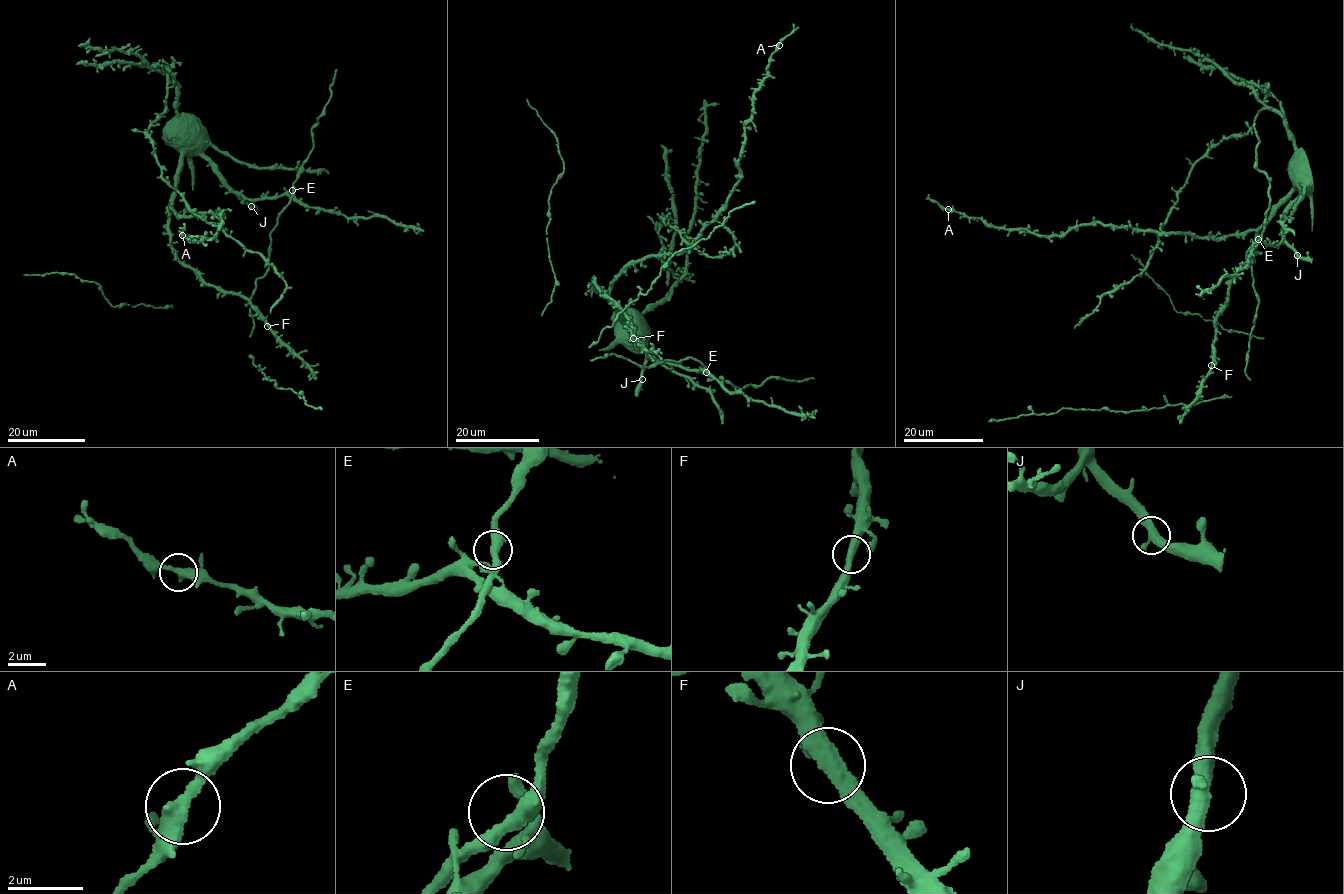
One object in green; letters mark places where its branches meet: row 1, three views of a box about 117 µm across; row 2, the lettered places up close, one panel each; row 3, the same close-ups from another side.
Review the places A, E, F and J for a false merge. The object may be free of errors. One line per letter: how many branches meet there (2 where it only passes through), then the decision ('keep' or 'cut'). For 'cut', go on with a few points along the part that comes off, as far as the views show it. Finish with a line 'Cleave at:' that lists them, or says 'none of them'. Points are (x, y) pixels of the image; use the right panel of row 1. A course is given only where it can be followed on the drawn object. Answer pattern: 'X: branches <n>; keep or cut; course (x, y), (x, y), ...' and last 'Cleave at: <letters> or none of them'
A: branches 2; keep
E: branches 2; keep
F: branches 2; keep
J: branches 2; keep
Cleave at: none of them

